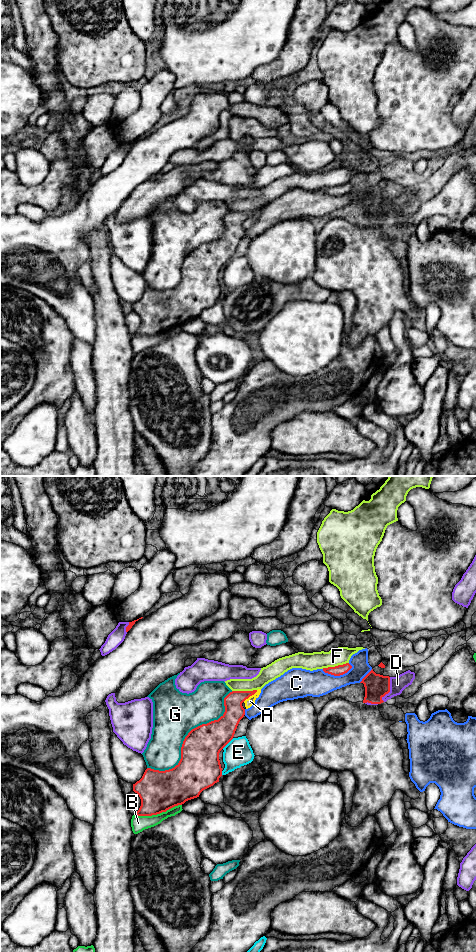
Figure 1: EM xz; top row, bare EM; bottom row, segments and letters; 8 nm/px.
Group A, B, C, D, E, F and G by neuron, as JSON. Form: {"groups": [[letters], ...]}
{"groups": [["A", "E"], ["B"], ["C"], ["D"], ["F"], ["G"]]}

